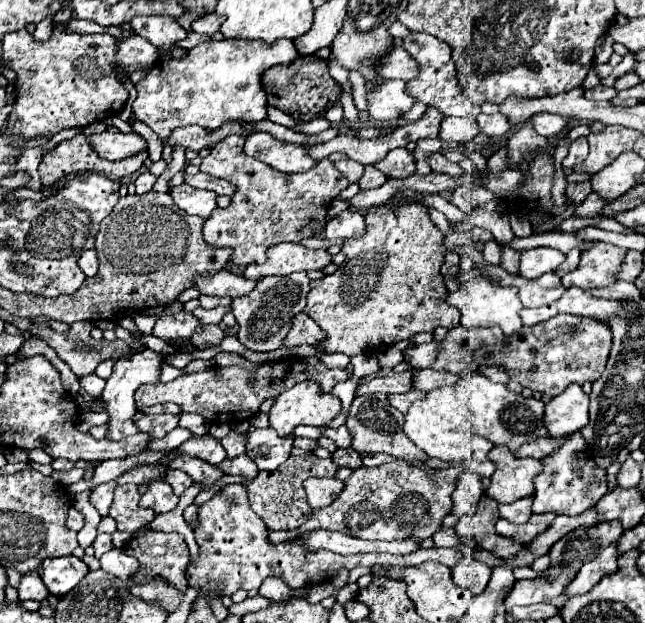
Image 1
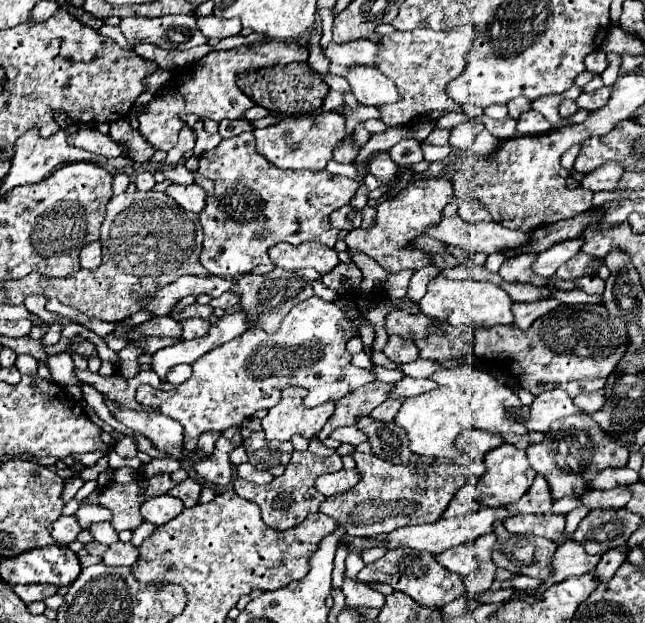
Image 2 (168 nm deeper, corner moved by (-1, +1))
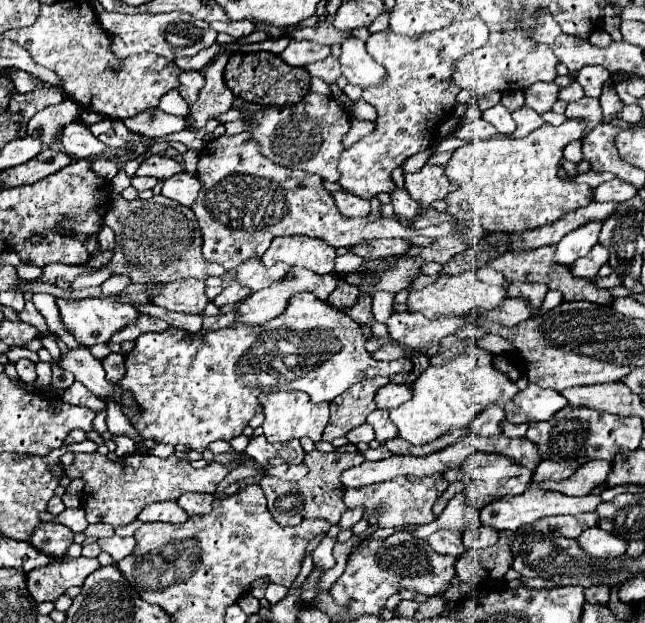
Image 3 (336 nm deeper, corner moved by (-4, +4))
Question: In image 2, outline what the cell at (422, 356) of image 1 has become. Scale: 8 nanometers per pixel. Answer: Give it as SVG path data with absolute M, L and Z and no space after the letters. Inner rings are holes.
M389 335L383 353L393 363L411 363L411 361L419 359L419 351L411 341L405 341L403 337L393 337L393 335Z

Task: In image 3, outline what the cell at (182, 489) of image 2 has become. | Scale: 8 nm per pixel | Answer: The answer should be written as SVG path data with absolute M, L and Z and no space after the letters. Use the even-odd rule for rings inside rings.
M186 492L178 498L178 504L190 514L190 516L200 516L200 514L208 514L208 510L212 510L212 494L198 494L198 492Z

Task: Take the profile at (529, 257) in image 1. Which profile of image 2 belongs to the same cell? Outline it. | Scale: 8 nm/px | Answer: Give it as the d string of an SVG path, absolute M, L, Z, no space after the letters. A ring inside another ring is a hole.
M581 237L577 239L569 239L569 241L561 241L557 245L553 245L551 249L543 251L537 255L537 261L533 263L533 271L541 277L551 277L555 275L555 271L567 263L571 257L575 257L581 251Z

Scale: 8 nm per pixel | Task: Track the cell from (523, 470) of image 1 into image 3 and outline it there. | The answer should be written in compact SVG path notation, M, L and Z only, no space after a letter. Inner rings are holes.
M476 452L464 462L464 478L466 482L466 502L474 506L476 510L484 508L488 502L494 502L496 498L504 498L508 494L524 494L532 480L532 470L526 466L520 466L512 458L496 452Z

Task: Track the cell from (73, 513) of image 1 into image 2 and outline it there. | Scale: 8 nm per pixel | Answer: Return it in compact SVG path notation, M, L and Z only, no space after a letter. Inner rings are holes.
M71 515L71 517L59 517L53 525L49 525L49 533L51 537L55 539L55 543L59 545L69 545L71 541L77 539L79 535L79 525L77 525L77 519Z

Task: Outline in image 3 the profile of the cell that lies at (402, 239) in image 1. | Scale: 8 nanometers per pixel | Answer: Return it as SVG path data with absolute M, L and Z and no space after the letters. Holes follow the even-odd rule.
M424 166L416 174L406 174L406 182L410 182L410 196L420 204L420 210L428 210L434 200L448 198L454 192L454 184L444 176L442 166Z

